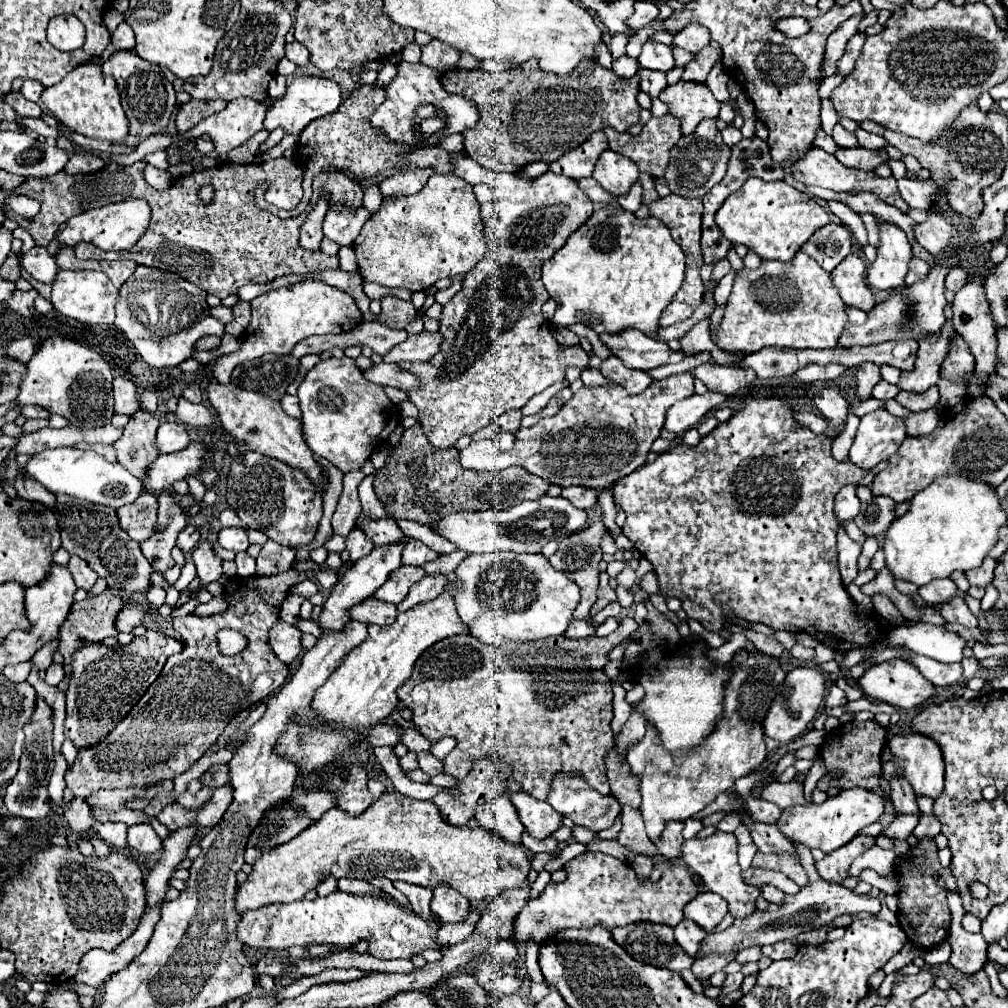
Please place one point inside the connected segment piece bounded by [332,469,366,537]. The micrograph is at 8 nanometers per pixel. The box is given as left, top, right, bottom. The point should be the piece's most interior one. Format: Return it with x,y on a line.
344,520

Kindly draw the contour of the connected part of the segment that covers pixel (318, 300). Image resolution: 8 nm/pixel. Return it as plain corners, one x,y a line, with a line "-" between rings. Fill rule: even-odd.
300,281
290,287
280,287
274,291
266,291
252,299
252,323
248,325
242,345
238,351
220,355
214,365
214,377
220,383
230,383
232,371
262,355
290,355
294,345
310,335
324,335
324,333
344,333
354,329
362,323
362,313
356,307
356,301
342,289
332,287
324,281

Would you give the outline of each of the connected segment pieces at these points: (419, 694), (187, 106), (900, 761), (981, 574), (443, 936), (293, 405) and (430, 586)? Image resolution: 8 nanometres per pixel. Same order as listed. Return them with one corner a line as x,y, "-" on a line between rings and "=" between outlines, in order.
630,617
622,619
618,629
608,637
588,639
542,639
532,643
516,643
510,649
488,647
472,635
454,635
446,639
446,645
428,649
428,661
416,661
410,679
396,691
398,699
414,711
414,725
430,741
438,741
444,735
452,735
458,741
452,755
444,759
444,771
456,779
462,779
476,757
496,753
506,763
512,763
512,779
522,783
524,791
538,801
546,801
552,775
556,771
580,769
584,779
602,795
610,793
604,755
614,745
610,729
612,713
612,685
604,673
608,653
620,645
638,623
=
190,99
188,103
184,103
180,107
180,111
176,113
176,127
178,133
184,133
188,129
192,129
194,125
198,125
202,119
214,115
216,111
222,111
226,107
224,99
210,99
210,101
198,101
198,99
=
908,733
908,735
894,735
888,745
892,747
894,761
884,763
884,777
890,781
892,771
896,765
904,769
904,777
910,781
916,795
928,795
936,799
944,789
944,757
940,751
940,745
932,741
932,737
926,737
922,733
=
986,557
984,563
976,571
966,571
966,579
970,585
982,585
984,587
986,581
992,579
994,569
996,569
996,561
992,557
=
472,907
464,921
460,921
460,923
444,923
440,927
440,931
438,931
438,943
442,943
442,945
456,945
458,941
468,939
472,935
478,919
480,919
480,913
478,913
476,907
=
284,395
284,397
280,399
280,403
282,403
282,409
284,409
290,417
300,417
300,415
302,415
302,411
300,411
300,407
298,407
298,397
296,397
296,395
=
426,575
422,581
418,581
412,591
408,593
408,597
398,605
398,611
408,611
412,607
416,607
418,603
426,603
430,599
436,599
438,593
444,591
448,583
448,575

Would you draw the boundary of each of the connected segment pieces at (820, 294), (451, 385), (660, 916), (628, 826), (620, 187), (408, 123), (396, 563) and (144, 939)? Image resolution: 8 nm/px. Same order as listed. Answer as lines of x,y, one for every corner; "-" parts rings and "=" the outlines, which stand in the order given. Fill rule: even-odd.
798,251
790,261
762,261
758,269
742,269
736,273
734,289
728,297
724,309
724,321
718,331
718,347
736,353
756,353
764,347
780,349
826,349
836,347
840,331
848,323
844,313
844,301
838,295
838,289
832,285
832,277
824,271
812,257
=
552,171
540,175
540,177
532,179
532,181
520,179
520,177
516,177
516,175
512,173
497,173
494,185
490,188
492,189
492,199
486,201
486,203
479,203
480,210
492,210
492,212
494,212
492,217
488,217
488,219
484,220
484,237
486,237
486,241
488,241
488,253
466,273
466,277
464,277
464,281
462,281
462,291
456,293
456,295
444,305
444,309
442,309
440,329
438,329
440,335
442,335
440,351
438,351
432,359
428,359
428,361
408,363
408,365
410,365
408,371
420,379
420,385
418,385
416,389
408,391
408,399
410,399
410,401
416,405
416,409
418,409
418,421
420,421
420,425
422,425
426,437
430,439
432,445
436,445
436,447
440,447
440,449
452,447
462,435
474,435
476,431
488,427
496,417
500,417
500,415
506,413
506,411
522,409
534,395
542,393
548,385
552,385
552,383
564,379
564,373
566,373
566,369
568,369
570,365
576,365
576,367
580,367
580,369
586,369
586,367
588,367
588,353
586,353
582,347
562,349
562,347
556,343
556,339
554,339
552,333
550,333
550,329
544,327
544,325
546,325
546,319
544,319
544,315
542,315
540,309
542,309
542,305
548,301
550,295
548,295
548,291
546,291
546,287
544,287
544,283
542,283
542,279
540,279
540,267
542,267
542,263
544,263
546,259
550,259
558,249
562,249
564,243
566,243
566,239
592,215
592,201
588,199
588,195
586,195
584,191
578,189
576,181
572,181
572,179
568,179
568,177
560,177
560,175
552,173
=
586,851
586,853
578,855
576,859
568,861
566,869
568,869
568,877
564,883
546,885
546,889
540,893
540,897
528,901
526,907
522,909
522,913
518,915
516,927
514,927
514,939
516,939
516,945
520,951
526,947
526,939
534,937
536,943
540,945
540,943
544,943
544,939
548,939
548,935
552,935
552,931
560,931
562,927
602,925
606,929
614,929
614,927
624,927
624,925
636,923
636,921
652,921
652,923
664,923
664,925
676,927
684,919
684,913
682,913
684,905
698,895
696,883
692,881
690,873
682,867
668,867
658,881
650,881
650,879
640,879
636,875
636,871
632,869
632,865
626,861
620,861
620,859
604,855
604,853
=
622,805
620,817
622,817
622,831
618,835
620,845
628,847
634,853
648,855
654,863
670,863
670,865
674,865
678,861
678,859
668,859
668,857
660,855
660,851
656,849
656,845
648,839
646,831
644,831
644,821
642,821
642,815
640,815
638,809
=
606,149
600,159
596,161
596,169
592,177
598,181
598,185
608,191
610,195
626,195
630,185
638,181
638,167
634,161
628,161
624,155
614,153
=
422,63
398,65
396,77
384,87
384,103
370,115
370,125
376,133
386,135
394,143
404,143
406,151
420,149
426,145
438,145
444,137
452,133
462,133
478,121
476,103
462,97
446,93
440,83
440,73
-
430,123
430,129
428,129
=
400,543
400,547
374,547
370,555
366,555
364,559
360,559
358,563
354,563
344,575
342,575
342,581
338,581
328,597
328,601
324,603
322,607
322,613
318,617
318,625
322,631
342,631
346,627
350,619
350,609
362,601
366,601
368,597
374,595
374,591
378,587
384,585
386,577
398,569
402,565
400,561
400,553
404,549
404,543
=
158,907
146,909
138,929
116,951
110,951
110,953
88,951
88,955
84,955
80,961
80,971
74,975
74,981
84,983
84,985
92,985
92,987
104,985
110,975
124,969
128,963
134,961
134,957
138,953
144,951
144,947
148,945
148,939
154,933
158,919
160,919

